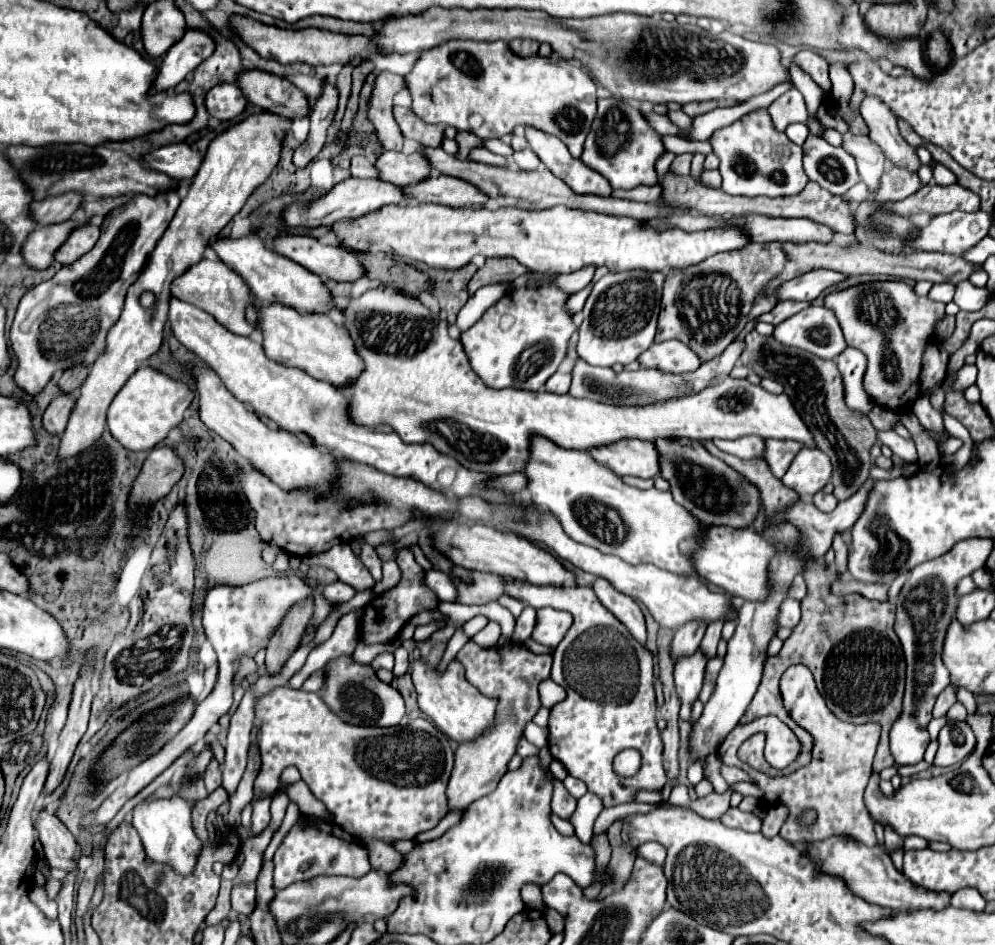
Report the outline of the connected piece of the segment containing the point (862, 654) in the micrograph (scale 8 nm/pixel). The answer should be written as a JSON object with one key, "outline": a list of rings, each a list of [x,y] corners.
{"outline":[[[809,560],[803,572],[803,578],[807,582],[807,596],[801,600],[801,620],[793,628],[791,636],[783,642],[783,648],[777,656],[765,660],[763,678],[757,688],[757,694],[753,702],[749,704],[749,710],[741,718],[741,722],[751,722],[761,716],[777,716],[799,738],[803,744],[803,754],[787,770],[775,770],[767,766],[763,758],[765,748],[765,734],[753,734],[747,738],[739,748],[739,758],[747,762],[751,768],[757,768],[765,772],[767,776],[789,776],[797,768],[803,768],[811,760],[813,750],[813,738],[803,728],[798,726],[785,712],[781,694],[779,694],[779,678],[791,664],[805,664],[817,682],[817,688],[821,696],[825,698],[827,706],[839,720],[865,724],[865,722],[877,722],[881,724],[881,740],[877,746],[877,754],[873,760],[873,772],[881,772],[889,766],[893,766],[893,758],[889,754],[889,728],[895,722],[895,716],[899,716],[901,700],[903,700],[903,686],[905,686],[905,658],[901,642],[893,630],[895,620],[895,604],[893,602],[877,602],[869,600],[861,594],[847,594],[847,596],[835,596],[831,592],[833,580],[839,580],[841,576],[837,570],[829,568],[823,560]]]}

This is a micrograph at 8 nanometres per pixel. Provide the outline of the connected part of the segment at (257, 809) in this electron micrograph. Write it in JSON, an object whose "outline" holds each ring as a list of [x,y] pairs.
{"outline":[[[253,798],[253,802],[251,802],[251,808],[253,808],[253,814],[251,814],[253,826],[251,826],[251,830],[237,828],[241,838],[253,836],[253,834],[261,832],[269,824],[269,806],[271,806],[271,798]]]}

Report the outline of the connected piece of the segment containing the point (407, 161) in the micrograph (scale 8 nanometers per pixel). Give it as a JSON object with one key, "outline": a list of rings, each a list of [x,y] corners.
{"outline":[[[385,150],[383,154],[377,156],[373,166],[377,170],[379,180],[389,182],[389,184],[397,184],[397,186],[415,184],[431,174],[427,160],[417,152],[403,154],[403,152]]]}

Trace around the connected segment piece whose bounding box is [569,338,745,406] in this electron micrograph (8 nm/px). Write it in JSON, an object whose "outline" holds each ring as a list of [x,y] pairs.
{"outline":[[[735,338],[727,350],[717,358],[717,360],[711,360],[711,362],[705,362],[701,364],[695,372],[689,372],[689,374],[679,374],[679,376],[673,376],[673,374],[663,374],[663,372],[657,372],[657,370],[647,370],[647,368],[641,368],[637,372],[613,372],[611,368],[597,368],[597,366],[589,366],[585,364],[585,360],[577,358],[575,366],[573,366],[573,382],[571,382],[571,388],[569,388],[569,394],[575,396],[575,398],[589,398],[589,400],[595,400],[595,402],[603,402],[603,404],[613,404],[613,406],[641,406],[641,404],[651,404],[651,402],[661,402],[661,400],[669,400],[669,398],[677,398],[677,396],[685,396],[685,394],[695,394],[703,388],[707,388],[709,384],[713,384],[721,374],[727,376],[731,372],[731,368],[735,366],[735,362],[739,360],[741,352],[745,348],[745,340],[741,338]]]}

